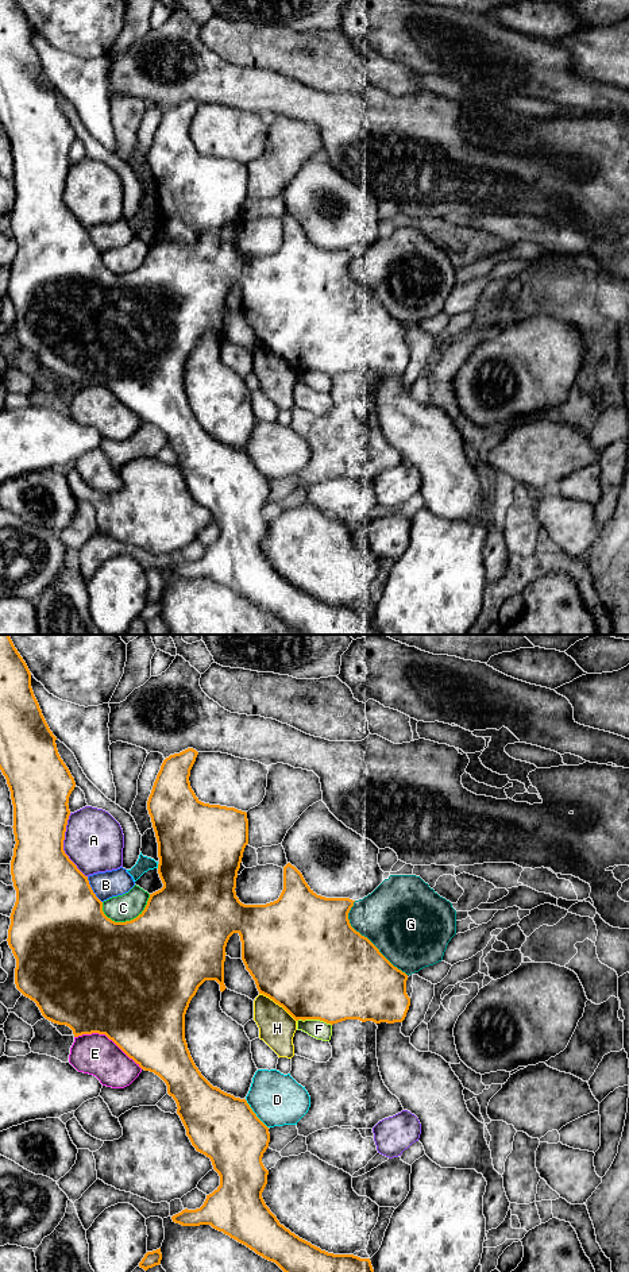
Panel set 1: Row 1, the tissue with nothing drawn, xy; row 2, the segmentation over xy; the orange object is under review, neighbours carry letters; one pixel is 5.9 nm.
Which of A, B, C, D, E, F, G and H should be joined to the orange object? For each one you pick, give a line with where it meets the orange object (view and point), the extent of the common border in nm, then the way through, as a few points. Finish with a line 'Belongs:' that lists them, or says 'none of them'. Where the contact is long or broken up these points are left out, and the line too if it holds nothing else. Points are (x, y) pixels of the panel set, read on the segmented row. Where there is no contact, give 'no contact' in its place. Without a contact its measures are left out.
F: xy (315, 1018) | 220 nm
Belongs: F

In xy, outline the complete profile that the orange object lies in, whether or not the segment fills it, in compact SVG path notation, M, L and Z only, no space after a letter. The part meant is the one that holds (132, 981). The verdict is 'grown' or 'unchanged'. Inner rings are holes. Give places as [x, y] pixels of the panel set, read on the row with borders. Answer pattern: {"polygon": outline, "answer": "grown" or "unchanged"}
{"polygon": "M0 635L0 770L11 791L16 841L11 860L16 902L9 917L7 941L16 959L16 988L36 1003L46 1019L69 1026L74 1037L105 1034L142 1069L154 1072L166 1083L167 1094L177 1103L177 1114L192 1145L211 1159L213 1169L220 1176L220 1186L207 1195L200 1209L185 1209L171 1217L173 1222L182 1226L211 1225L275 1263L283 1272L374 1272L370 1258L328 1253L300 1238L281 1225L266 1206L262 1192L267 1184L269 1171L262 1157L270 1142L269 1128L246 1099L213 1087L201 1075L185 1040L185 1014L205 980L216 980L221 992L227 988L225 947L234 933L240 936L242 960L259 994L282 1006L297 1021L298 1030L323 1041L331 1040L333 1024L346 1019L402 1022L410 1006L406 994L408 975L351 926L348 913L355 901L317 895L290 863L283 867L283 890L277 901L266 905L244 905L239 901L235 889L243 852L248 844L247 813L204 803L196 797L189 782L190 770L198 755L193 748L163 760L147 801L158 843L158 874L163 887L150 894L144 910L136 918L126 922L108 918L88 876L63 851L70 816L67 803L76 782L58 753L55 740L34 695L31 672L26 662L9 635Z", "answer": "grown"}

